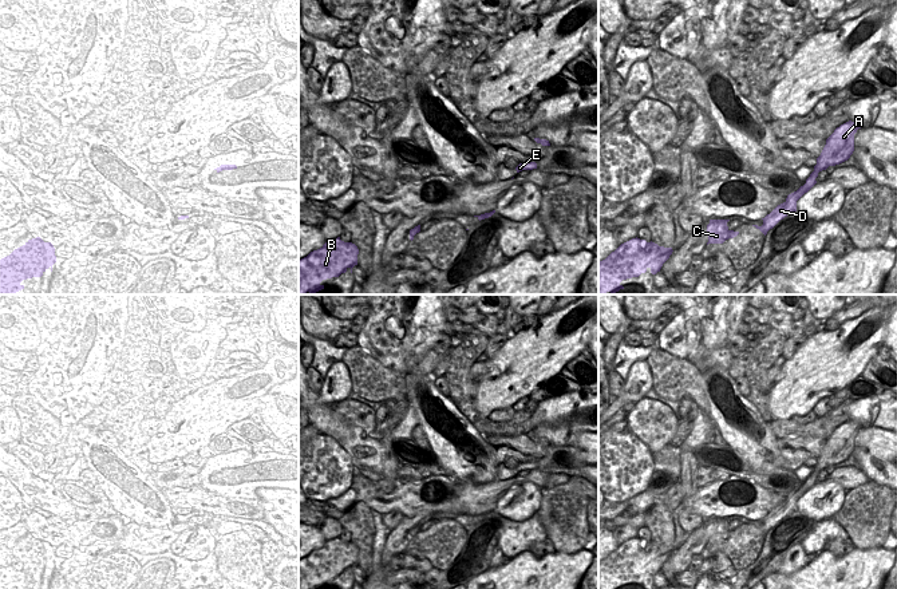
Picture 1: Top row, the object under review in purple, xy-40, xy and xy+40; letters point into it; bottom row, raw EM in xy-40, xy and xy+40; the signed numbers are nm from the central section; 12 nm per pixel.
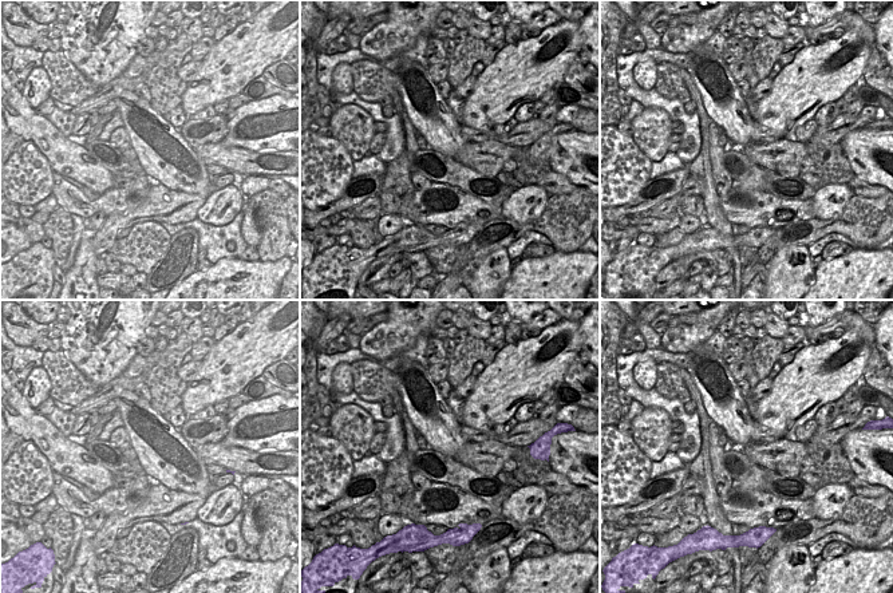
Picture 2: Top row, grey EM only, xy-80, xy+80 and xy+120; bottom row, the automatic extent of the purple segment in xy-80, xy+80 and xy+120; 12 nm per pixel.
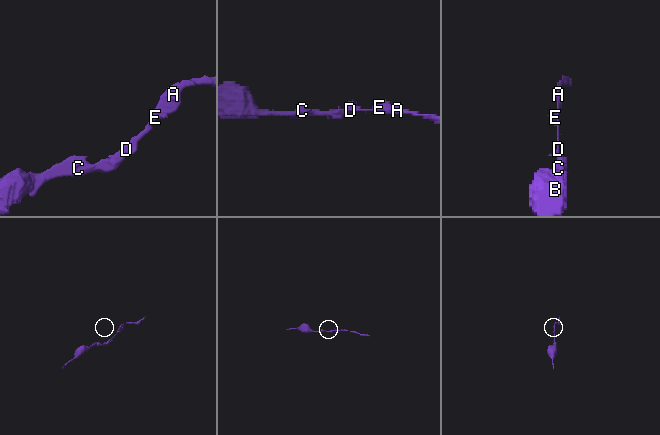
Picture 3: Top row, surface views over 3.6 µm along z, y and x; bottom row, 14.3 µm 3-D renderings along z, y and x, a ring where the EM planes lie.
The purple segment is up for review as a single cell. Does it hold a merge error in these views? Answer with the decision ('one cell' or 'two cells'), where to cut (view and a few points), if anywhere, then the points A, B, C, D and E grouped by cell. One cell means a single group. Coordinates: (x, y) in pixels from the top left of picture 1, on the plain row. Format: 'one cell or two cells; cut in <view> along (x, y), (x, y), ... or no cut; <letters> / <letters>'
one cell; no cut; A B C D E

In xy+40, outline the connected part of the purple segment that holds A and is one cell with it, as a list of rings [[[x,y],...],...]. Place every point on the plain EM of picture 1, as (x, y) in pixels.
[[[851,420],[841,424],[834,432],[826,439],[826,444],[817,458],[814,471],[806,479],[806,483],[797,491],[787,495],[786,501],[778,505],[770,514],[763,519],[763,525],[752,525],[759,529],[764,535],[772,529],[781,519],[797,511],[797,501],[807,493],[815,483],[818,473],[826,470],[829,466],[839,465],[850,458],[854,451],[854,434],[861,428],[858,423]]]

